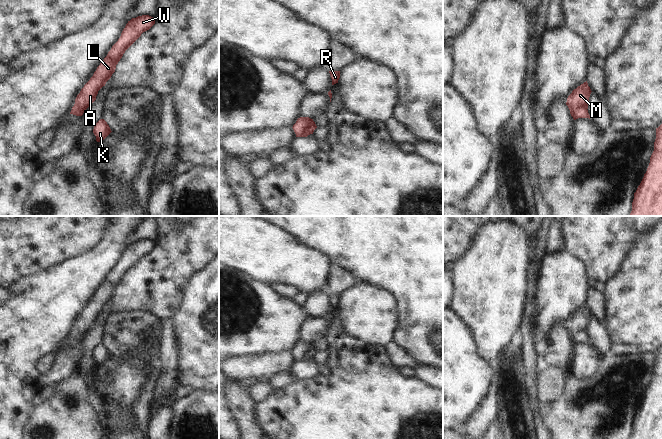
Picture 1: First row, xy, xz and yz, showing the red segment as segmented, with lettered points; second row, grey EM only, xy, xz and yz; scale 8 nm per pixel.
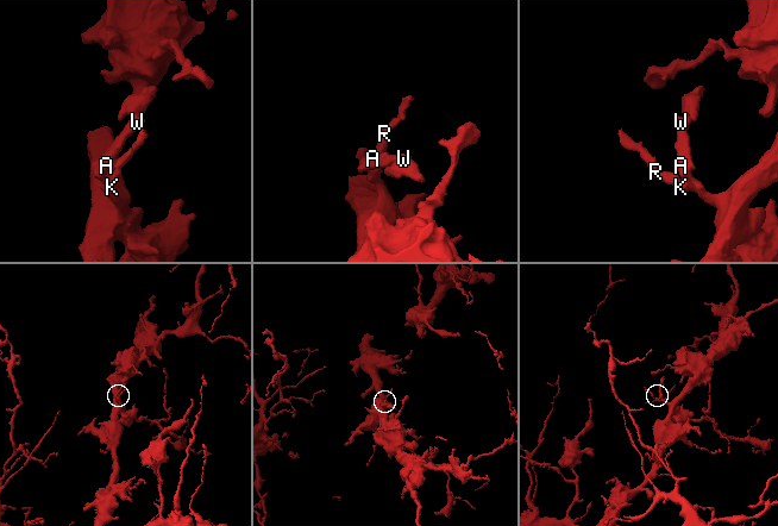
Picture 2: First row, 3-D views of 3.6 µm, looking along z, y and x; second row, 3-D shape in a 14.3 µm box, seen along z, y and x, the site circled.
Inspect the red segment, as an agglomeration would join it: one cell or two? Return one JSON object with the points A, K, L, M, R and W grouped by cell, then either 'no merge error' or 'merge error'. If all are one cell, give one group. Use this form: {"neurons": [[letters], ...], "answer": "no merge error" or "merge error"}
{"neurons": [["A", "K", "L", "M", "R", "W"]], "answer": "no merge error"}

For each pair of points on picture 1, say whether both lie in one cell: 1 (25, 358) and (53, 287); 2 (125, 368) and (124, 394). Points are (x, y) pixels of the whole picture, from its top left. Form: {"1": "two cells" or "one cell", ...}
{"1": "one cell", "2": "one cell"}

